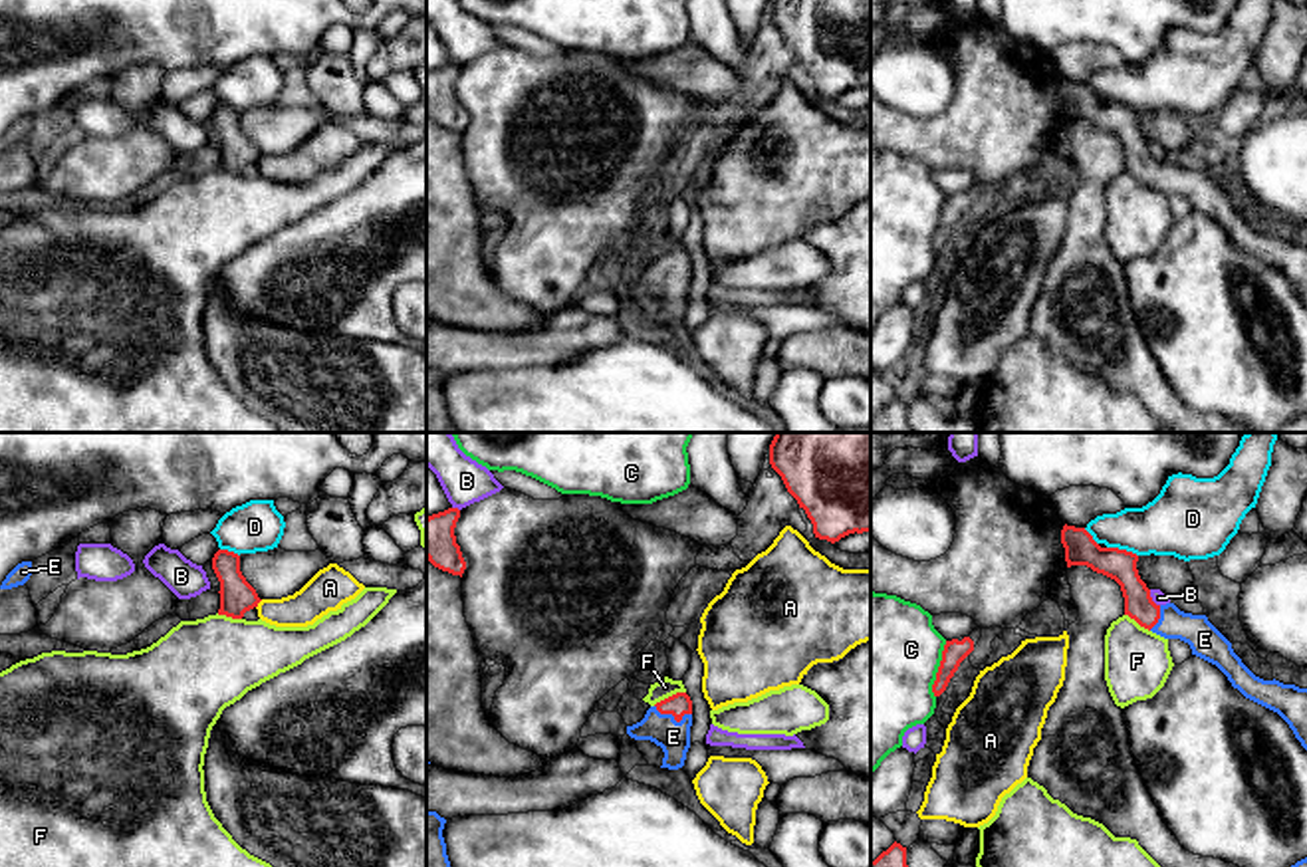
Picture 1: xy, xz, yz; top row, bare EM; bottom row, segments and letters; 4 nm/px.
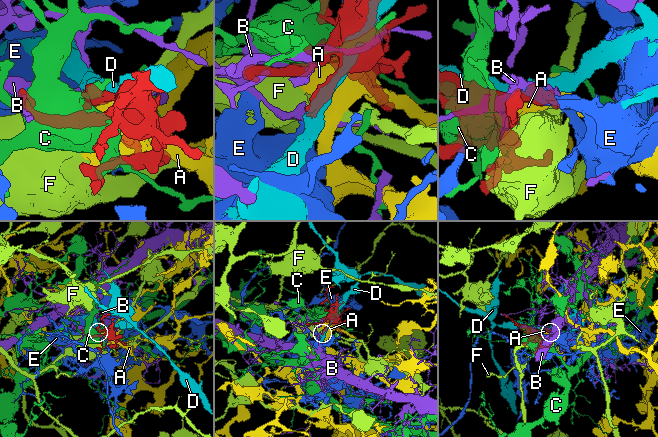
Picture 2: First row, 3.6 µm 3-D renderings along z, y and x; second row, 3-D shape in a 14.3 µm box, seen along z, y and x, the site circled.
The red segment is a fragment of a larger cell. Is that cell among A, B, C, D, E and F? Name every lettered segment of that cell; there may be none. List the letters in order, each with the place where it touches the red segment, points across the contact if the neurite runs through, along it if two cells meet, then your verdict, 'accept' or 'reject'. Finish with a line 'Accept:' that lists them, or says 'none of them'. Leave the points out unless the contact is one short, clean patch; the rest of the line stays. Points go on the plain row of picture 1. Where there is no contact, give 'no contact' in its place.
A: contact xy (258, 157); reject
B: contact yz (1151, 153); reject
C: contact yz (939, 225); reject
D: contact yz (1123, 106); reject
E: contact xz (673, 270); accept
F: contact xz (669, 252); border xz (685, 247), (677, 247), (653, 260); reject
Accept: E

